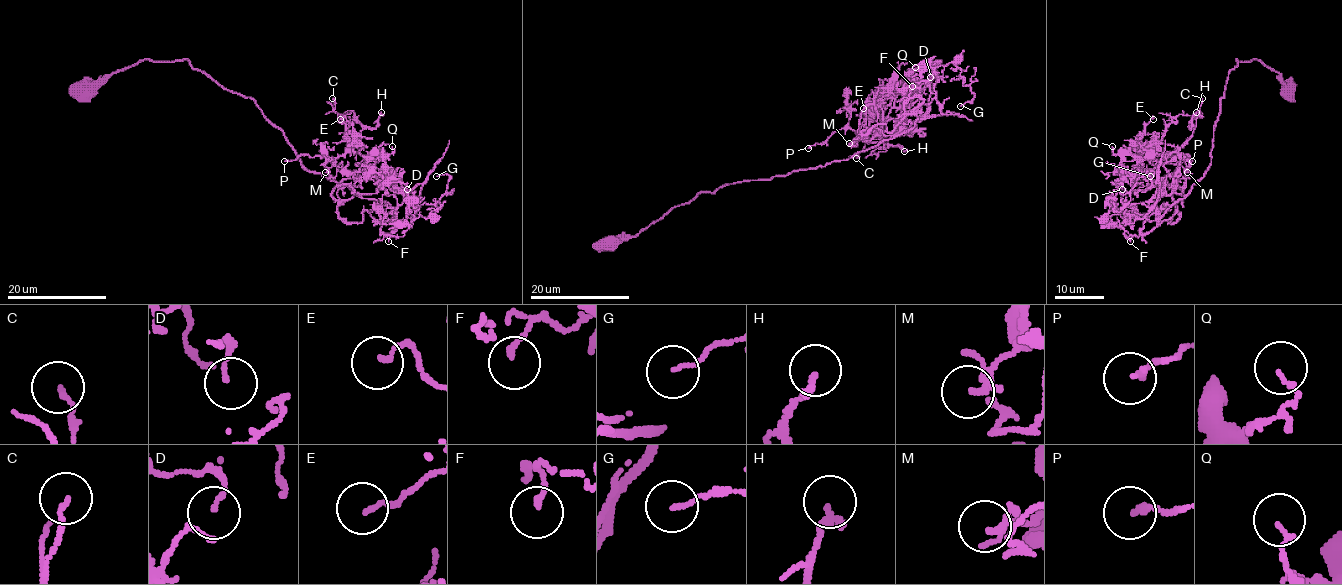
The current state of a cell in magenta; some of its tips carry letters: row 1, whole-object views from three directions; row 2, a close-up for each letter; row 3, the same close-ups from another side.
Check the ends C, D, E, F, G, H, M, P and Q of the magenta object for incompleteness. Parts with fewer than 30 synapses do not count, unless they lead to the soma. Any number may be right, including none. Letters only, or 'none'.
none

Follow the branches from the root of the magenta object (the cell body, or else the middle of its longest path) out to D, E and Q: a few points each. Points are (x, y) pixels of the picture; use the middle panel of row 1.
D: (606, 243), (701, 192), (847, 160), (908, 132), (920, 114), (903, 127), (912, 71), (930, 77)
E: (606, 243), (701, 192), (847, 160), (920, 114), (909, 135), (887, 118), (876, 139), (880, 98), (863, 108)
Q: (606, 243), (701, 192), (847, 160), (908, 132), (920, 111), (909, 135), (888, 113), (915, 67)

